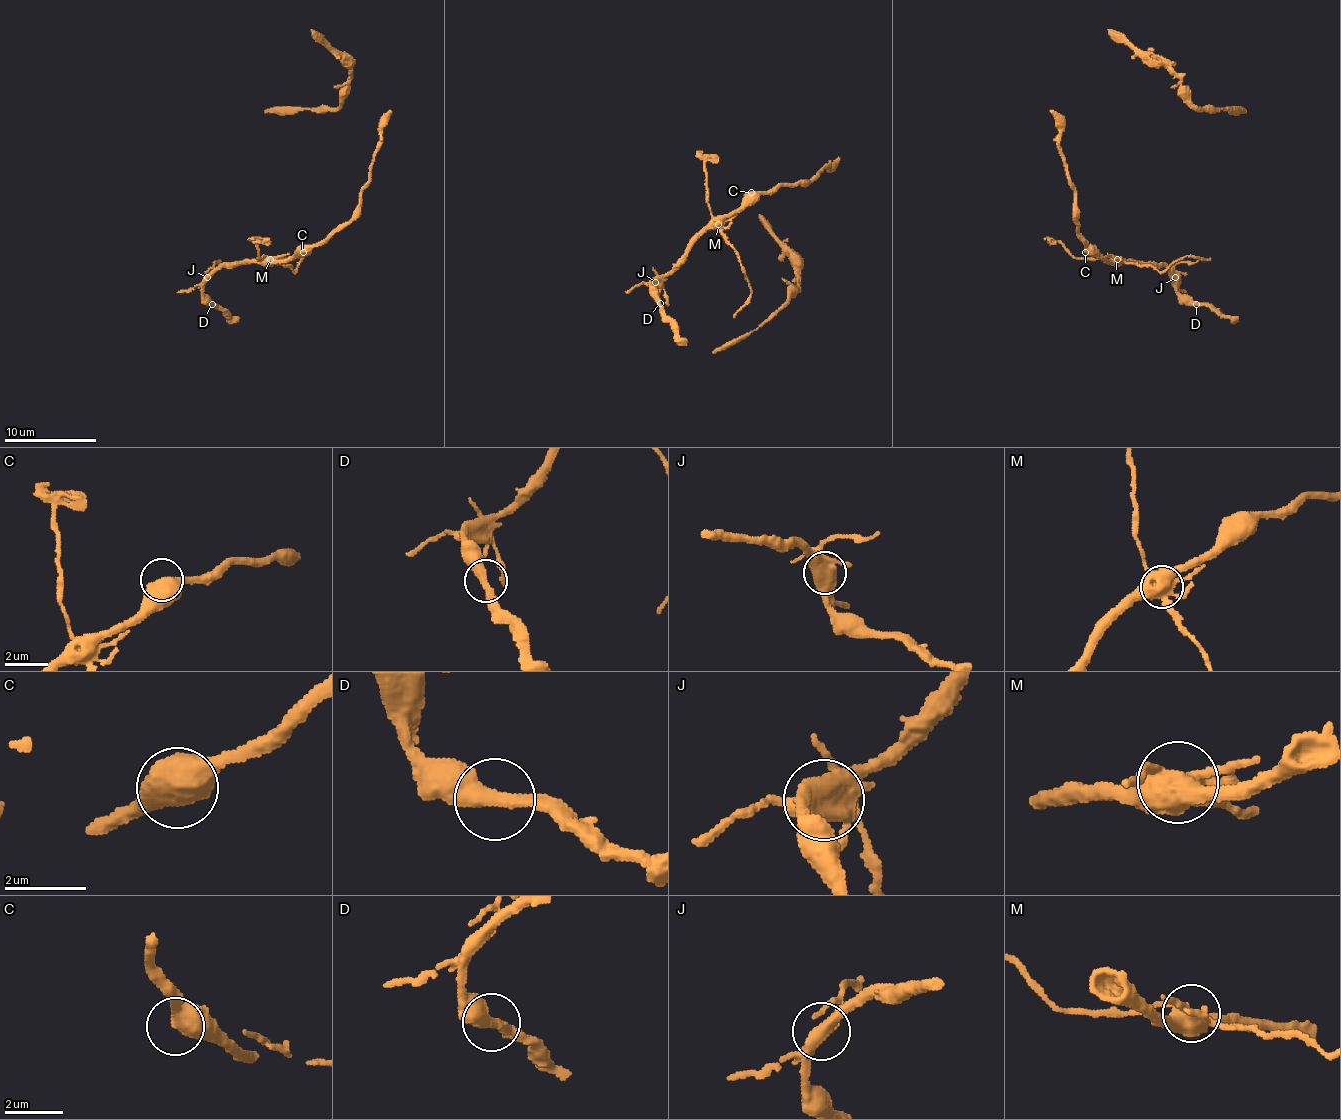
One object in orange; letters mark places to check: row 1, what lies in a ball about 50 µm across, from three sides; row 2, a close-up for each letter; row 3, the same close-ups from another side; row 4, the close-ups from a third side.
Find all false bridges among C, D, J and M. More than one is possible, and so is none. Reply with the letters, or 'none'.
J, M

